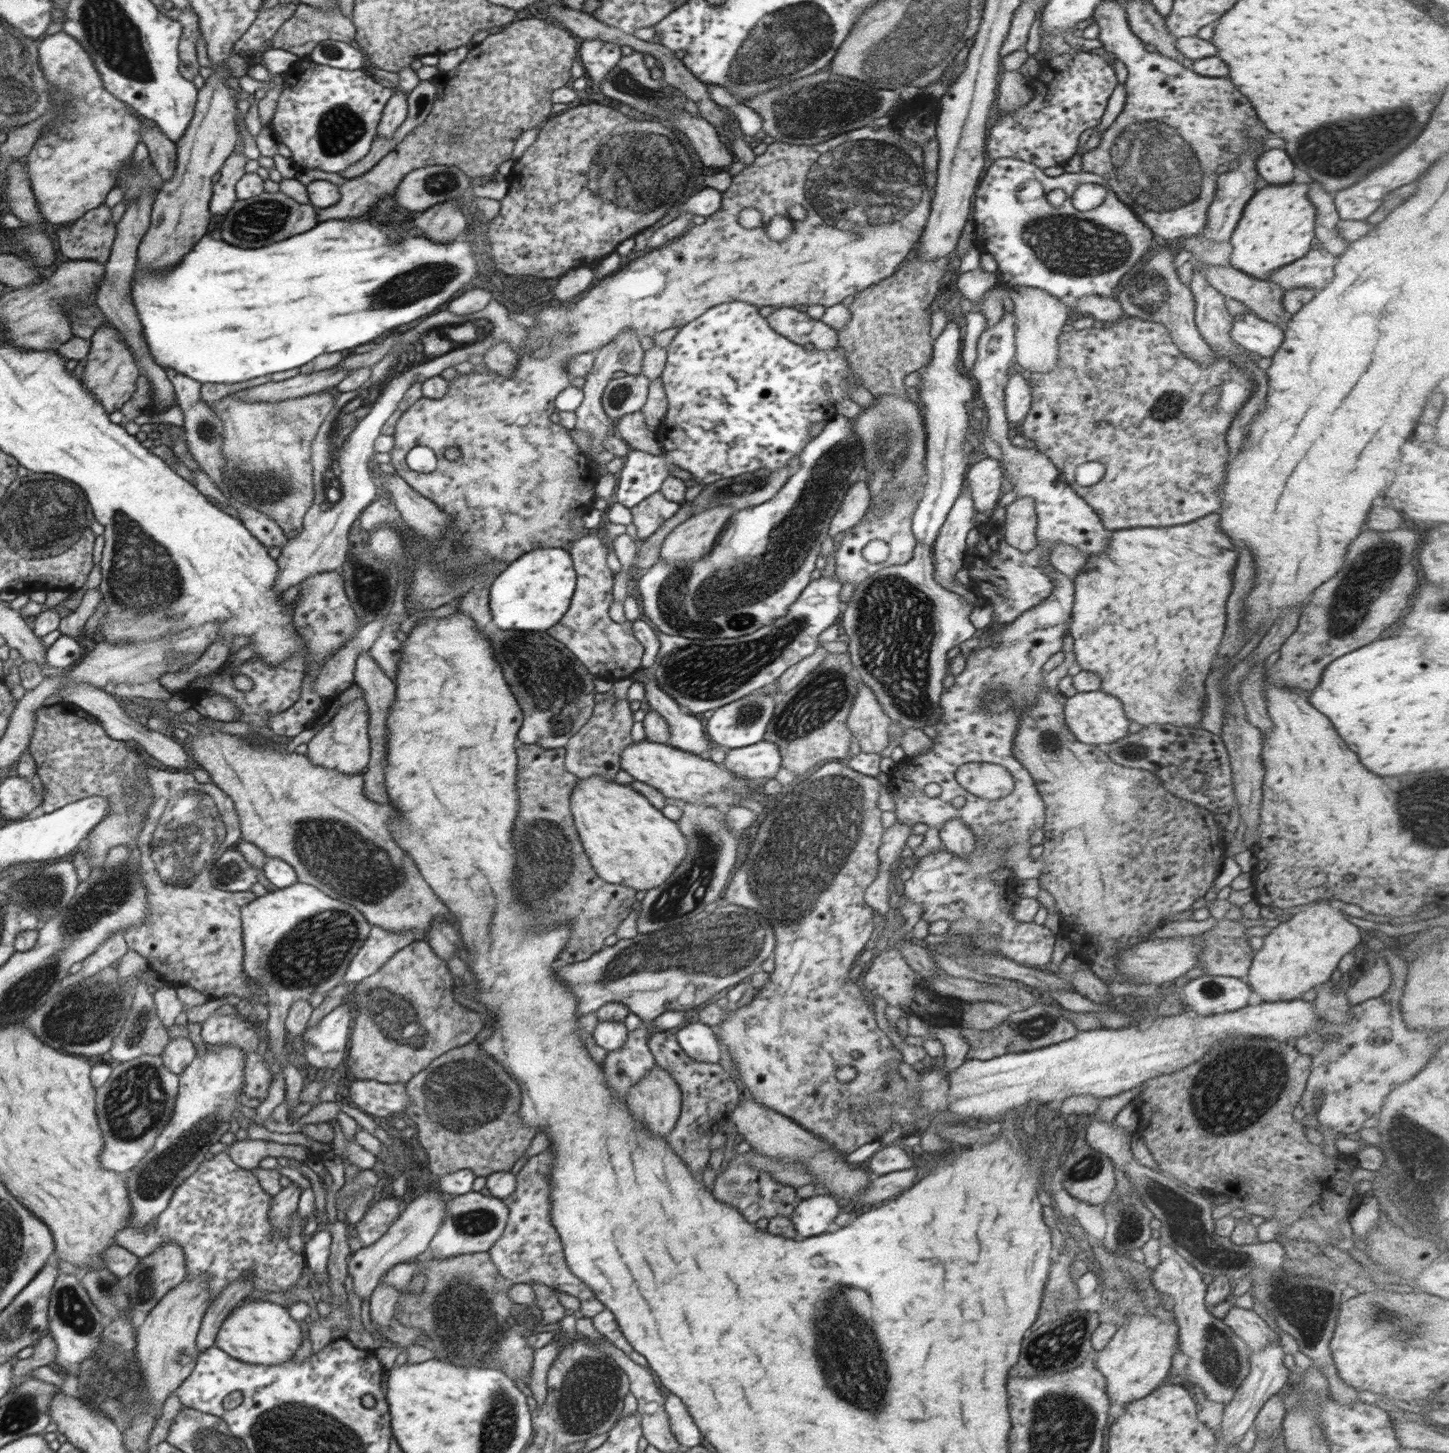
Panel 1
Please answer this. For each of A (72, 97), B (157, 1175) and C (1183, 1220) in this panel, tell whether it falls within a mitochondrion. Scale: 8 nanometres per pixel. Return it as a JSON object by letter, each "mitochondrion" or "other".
{"A":"mitochondrion","B":"mitochondrion","C":"mitochondrion"}

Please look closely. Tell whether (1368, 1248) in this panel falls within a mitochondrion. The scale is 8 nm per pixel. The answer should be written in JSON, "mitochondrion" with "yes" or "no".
{"mitochondrion":"no"}

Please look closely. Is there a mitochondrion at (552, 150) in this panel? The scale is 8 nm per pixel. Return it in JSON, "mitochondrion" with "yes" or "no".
{"mitochondrion":"no"}

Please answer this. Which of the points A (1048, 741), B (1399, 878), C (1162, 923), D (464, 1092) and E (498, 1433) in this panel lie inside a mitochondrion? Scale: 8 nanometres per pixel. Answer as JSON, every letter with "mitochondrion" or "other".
{"A":"mitochondrion","B":"other","C":"other","D":"mitochondrion","E":"mitochondrion"}

